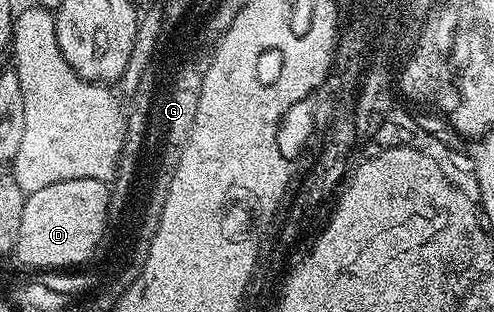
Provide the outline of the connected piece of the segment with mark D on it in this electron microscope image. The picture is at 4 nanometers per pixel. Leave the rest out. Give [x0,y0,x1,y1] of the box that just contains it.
[21,179,112,271]

